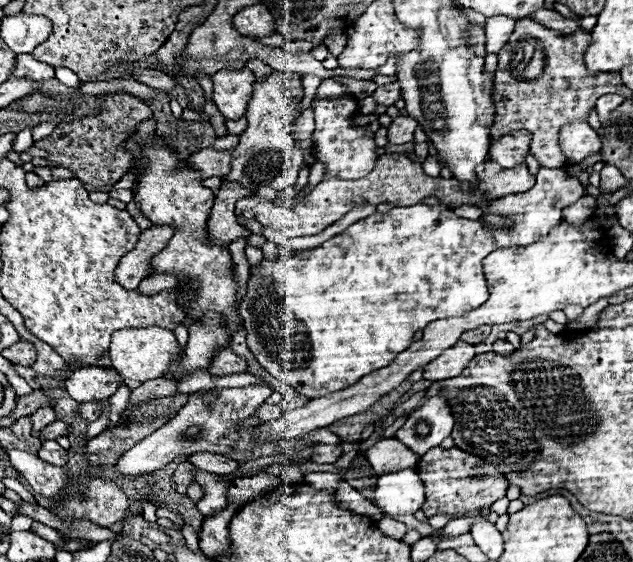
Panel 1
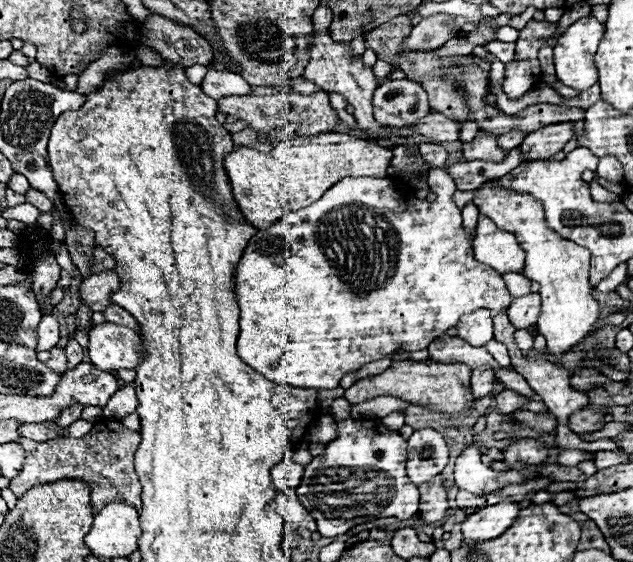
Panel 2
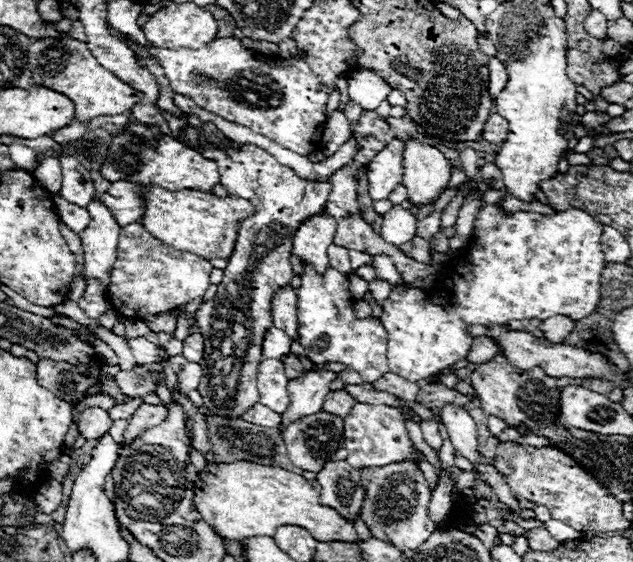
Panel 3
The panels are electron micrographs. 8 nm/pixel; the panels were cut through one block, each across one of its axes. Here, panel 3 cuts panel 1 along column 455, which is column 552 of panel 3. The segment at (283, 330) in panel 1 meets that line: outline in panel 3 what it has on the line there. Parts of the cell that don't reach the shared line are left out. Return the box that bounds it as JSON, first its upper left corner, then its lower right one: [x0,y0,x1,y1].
[380,204,606,382]

